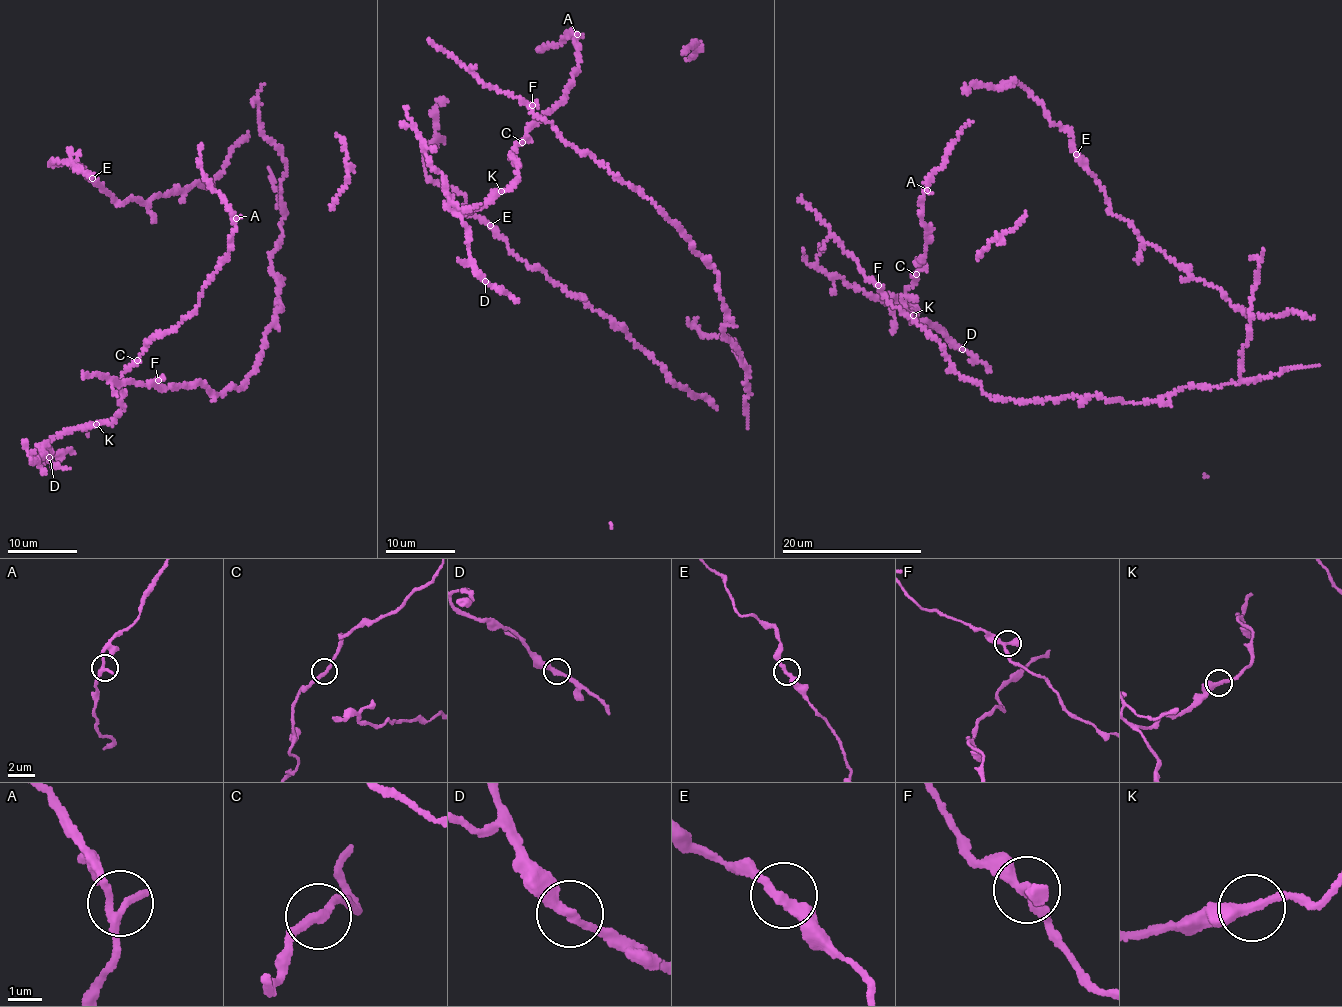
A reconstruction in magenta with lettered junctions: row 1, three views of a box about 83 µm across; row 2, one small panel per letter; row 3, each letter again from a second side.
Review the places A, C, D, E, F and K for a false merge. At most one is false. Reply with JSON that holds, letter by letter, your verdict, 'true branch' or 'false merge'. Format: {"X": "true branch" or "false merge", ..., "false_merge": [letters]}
{"A": "true branch", "C": "true branch", "D": "true branch", "E": "true branch", "F": "true branch", "K": "true branch", "false_merge": []}

